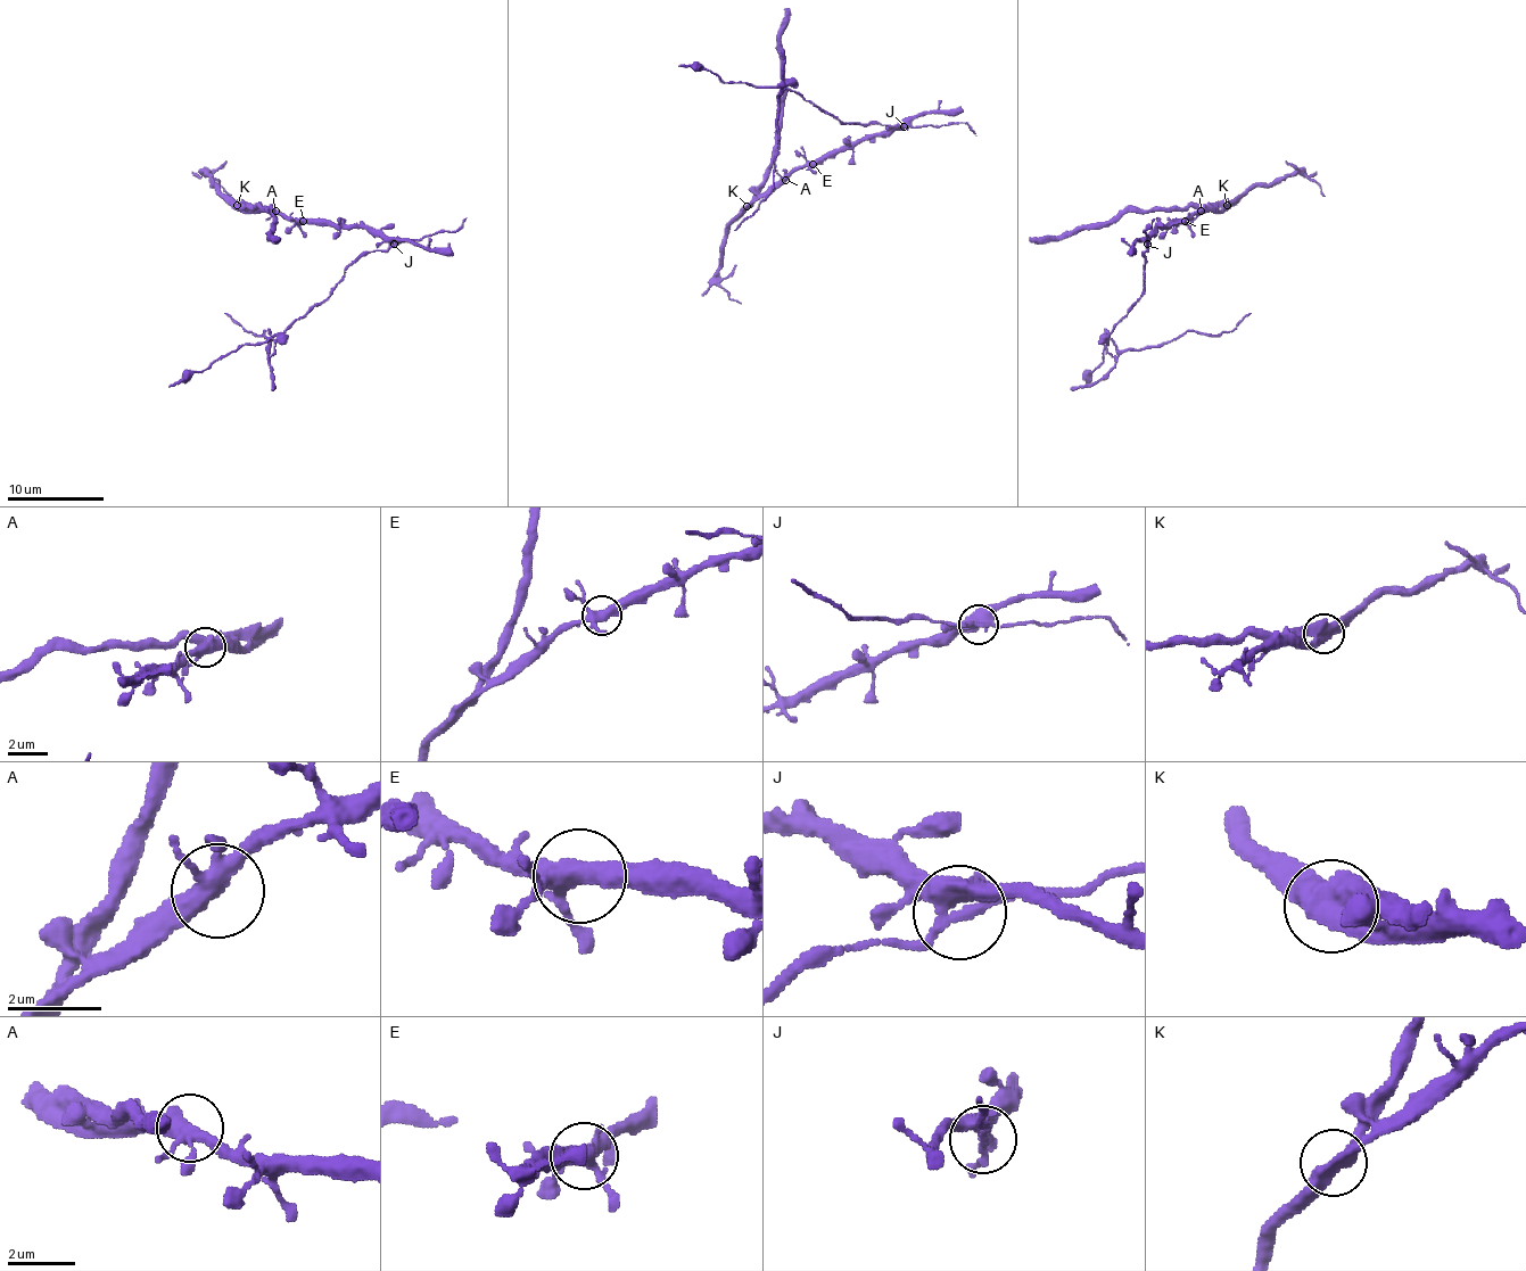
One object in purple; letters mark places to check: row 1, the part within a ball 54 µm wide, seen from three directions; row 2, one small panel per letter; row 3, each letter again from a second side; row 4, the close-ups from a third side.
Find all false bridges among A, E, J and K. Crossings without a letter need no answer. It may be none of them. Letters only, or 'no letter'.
J, K

